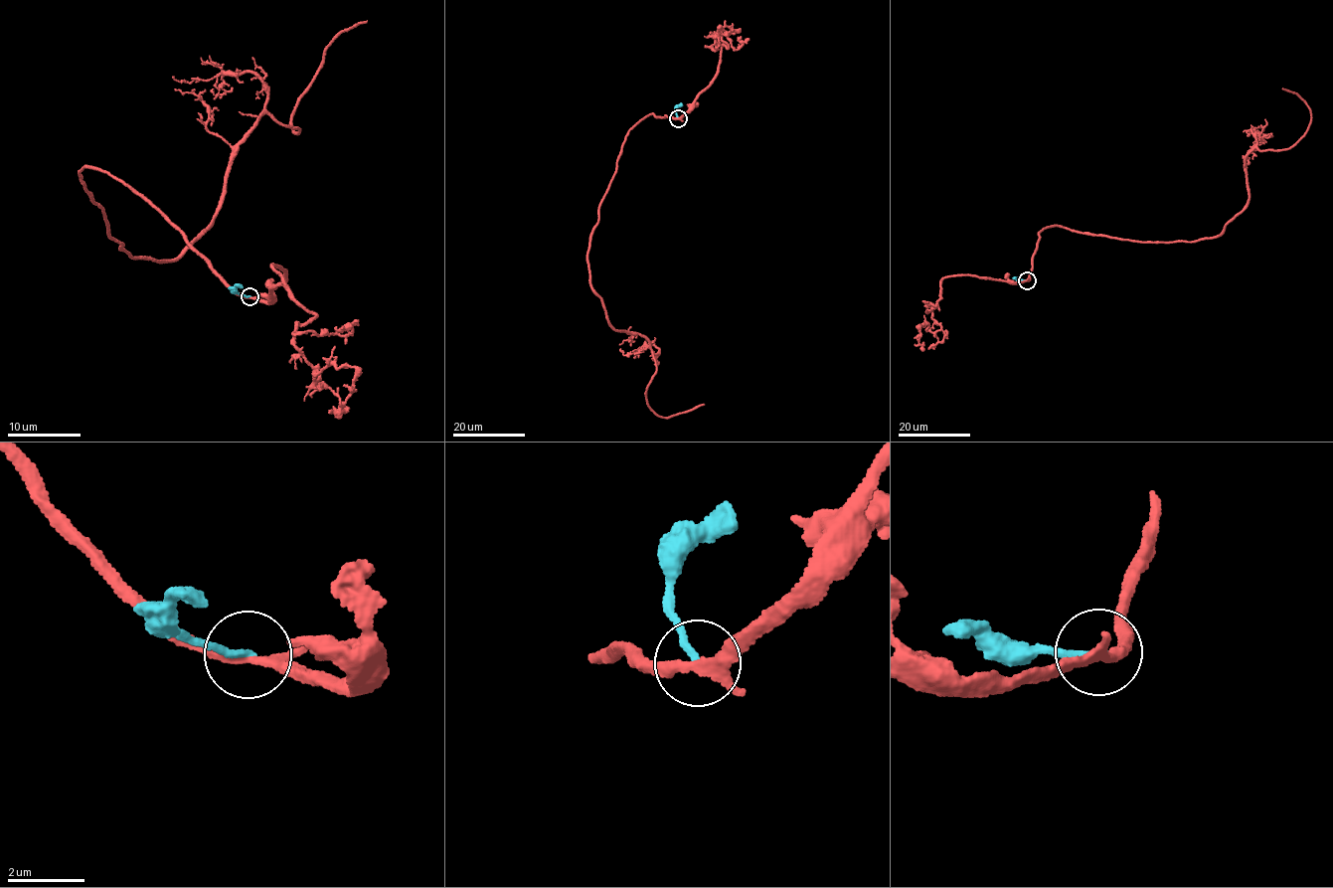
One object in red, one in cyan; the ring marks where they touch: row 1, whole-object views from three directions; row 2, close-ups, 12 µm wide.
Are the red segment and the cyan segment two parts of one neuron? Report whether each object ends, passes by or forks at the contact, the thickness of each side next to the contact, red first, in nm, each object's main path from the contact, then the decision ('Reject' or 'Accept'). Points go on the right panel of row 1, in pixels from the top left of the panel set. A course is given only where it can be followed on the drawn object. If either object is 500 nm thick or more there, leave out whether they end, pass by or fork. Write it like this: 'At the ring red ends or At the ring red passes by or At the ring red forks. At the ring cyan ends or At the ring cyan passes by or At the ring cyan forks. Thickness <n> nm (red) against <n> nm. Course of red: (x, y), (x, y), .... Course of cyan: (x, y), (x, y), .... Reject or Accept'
At the ring red forks. At the ring cyan ends. Thickness 200 nm (red) against 190 nm. Course of red: (1027, 279), (1055, 226), (1221, 236), (1249, 197), (1249, 152), (1284, 150), (1308, 126), (1282, 88). Course of cyan: (1027, 279), (1012, 277). Reject

